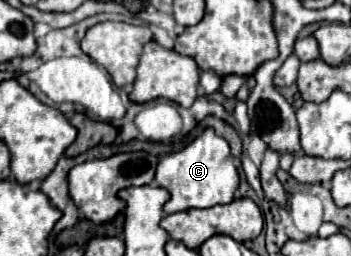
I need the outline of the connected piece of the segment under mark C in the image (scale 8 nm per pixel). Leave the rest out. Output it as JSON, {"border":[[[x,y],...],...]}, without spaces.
{"border":[[[206,129],[198,139],[178,153],[170,153],[160,159],[156,169],[156,185],[170,193],[170,201],[164,205],[164,213],[178,213],[186,209],[204,209],[220,203],[230,203],[238,189],[238,171],[234,167],[228,143]]]}

